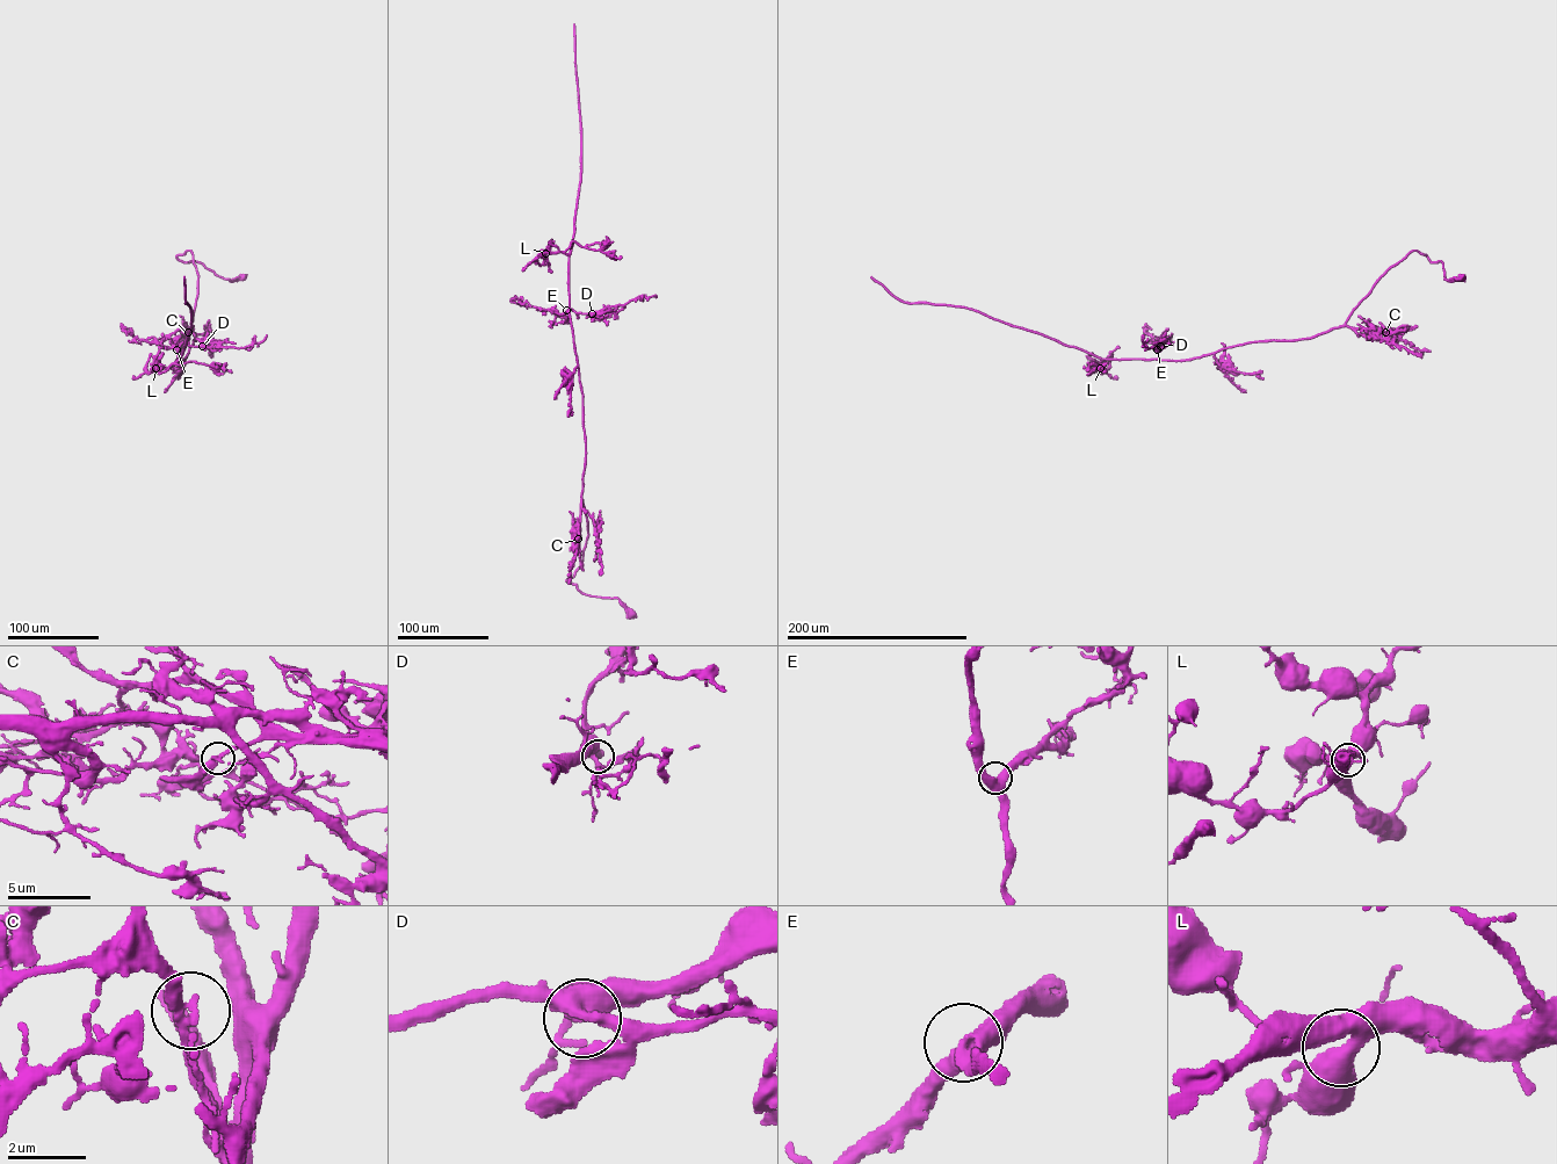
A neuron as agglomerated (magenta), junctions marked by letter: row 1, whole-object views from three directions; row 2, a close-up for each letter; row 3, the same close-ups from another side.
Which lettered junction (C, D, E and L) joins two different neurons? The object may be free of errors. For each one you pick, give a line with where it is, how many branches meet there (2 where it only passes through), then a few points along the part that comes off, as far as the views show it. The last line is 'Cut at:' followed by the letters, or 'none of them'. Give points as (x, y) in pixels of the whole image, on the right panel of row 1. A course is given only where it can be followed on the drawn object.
C: (1385, 332) | 3
Cut at: C

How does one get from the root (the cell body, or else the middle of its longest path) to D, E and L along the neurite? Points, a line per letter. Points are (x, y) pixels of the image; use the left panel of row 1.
D: (241, 277), (223, 279), (176, 257), (190, 251), (198, 275), (196, 340), (176, 358), (182, 342), (202, 346)
E: (241, 277), (223, 279), (176, 257), (190, 251), (198, 275), (196, 340), (182, 360), (176, 349)
L: (241, 277), (223, 279), (176, 257), (190, 251), (198, 275), (196, 340), (182, 360), (156, 368)

